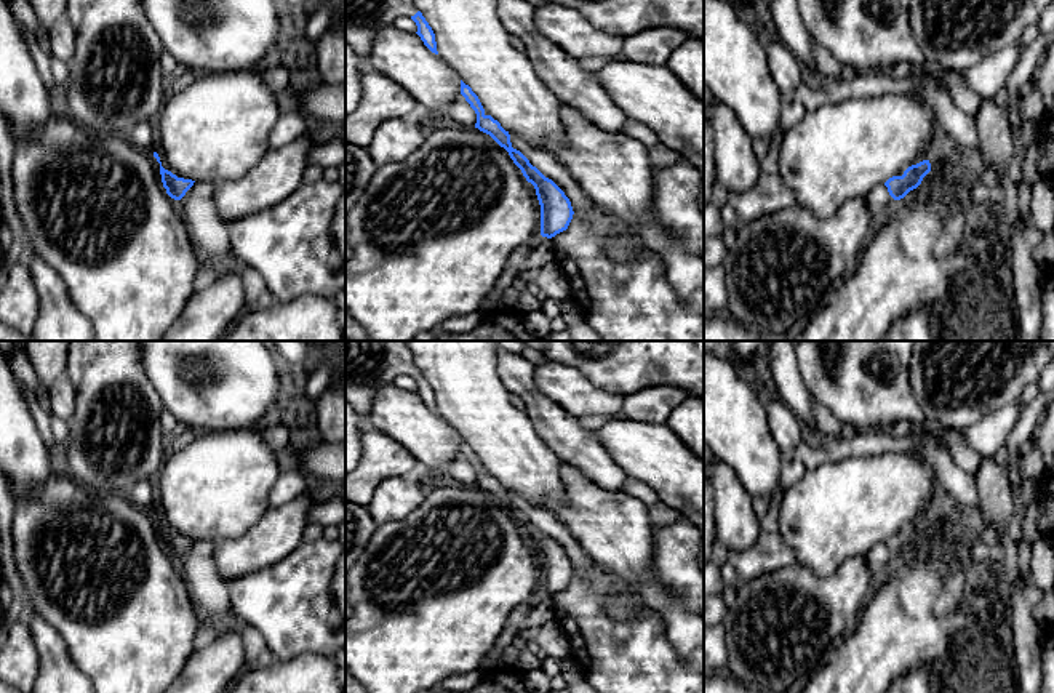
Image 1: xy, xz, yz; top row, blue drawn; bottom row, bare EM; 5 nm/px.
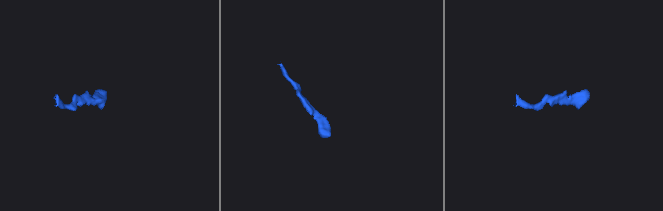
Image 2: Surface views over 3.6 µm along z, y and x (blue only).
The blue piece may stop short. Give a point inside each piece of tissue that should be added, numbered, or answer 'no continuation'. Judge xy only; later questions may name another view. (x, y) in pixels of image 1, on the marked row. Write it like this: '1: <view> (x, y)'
no continuation

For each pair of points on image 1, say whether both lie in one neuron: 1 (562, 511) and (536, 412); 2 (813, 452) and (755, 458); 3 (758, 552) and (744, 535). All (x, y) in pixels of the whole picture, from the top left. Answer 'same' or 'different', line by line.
1: different
2: different
3: different

